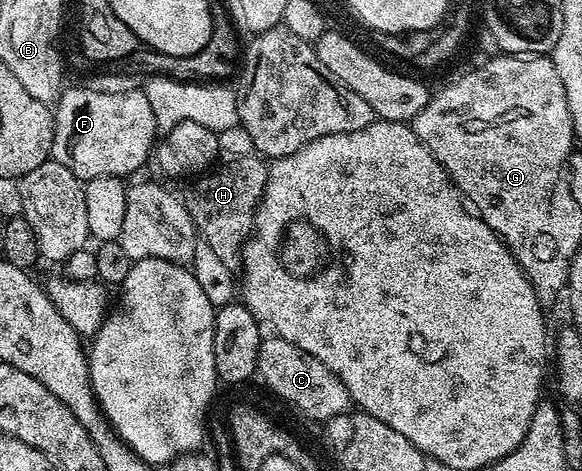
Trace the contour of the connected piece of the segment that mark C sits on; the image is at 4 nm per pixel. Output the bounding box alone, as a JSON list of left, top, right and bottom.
[257,337,352,421]

